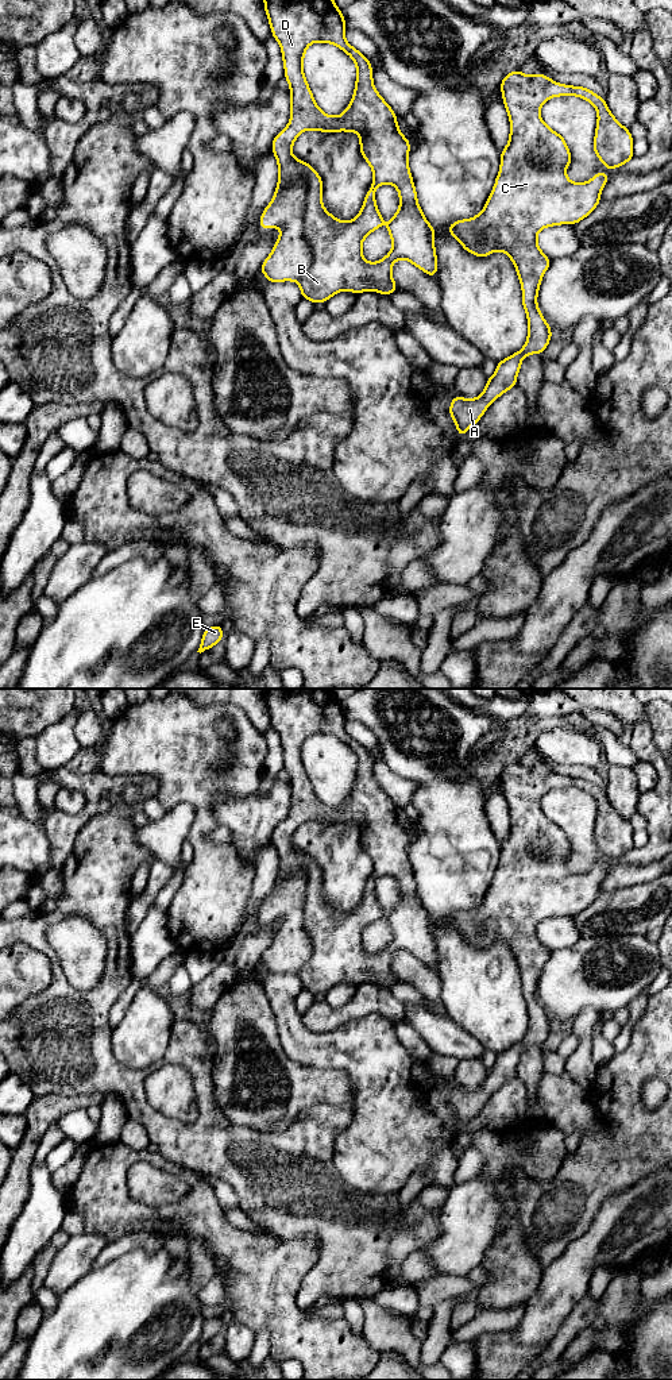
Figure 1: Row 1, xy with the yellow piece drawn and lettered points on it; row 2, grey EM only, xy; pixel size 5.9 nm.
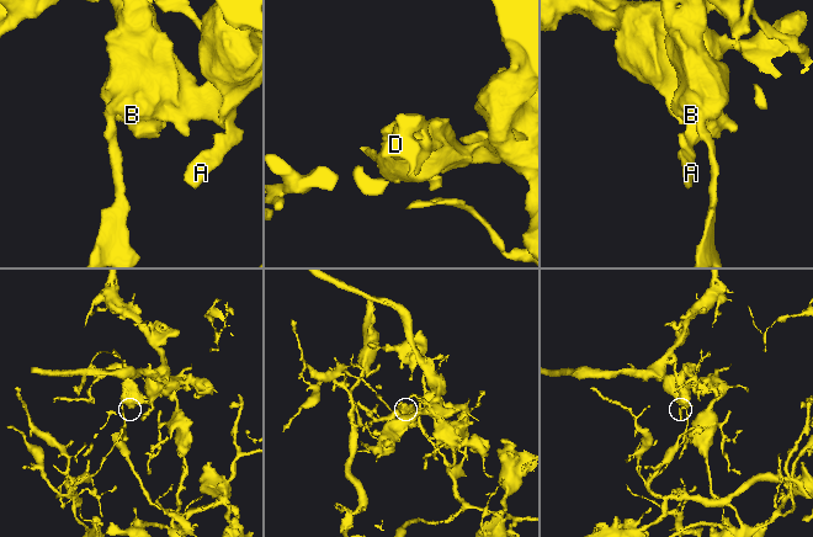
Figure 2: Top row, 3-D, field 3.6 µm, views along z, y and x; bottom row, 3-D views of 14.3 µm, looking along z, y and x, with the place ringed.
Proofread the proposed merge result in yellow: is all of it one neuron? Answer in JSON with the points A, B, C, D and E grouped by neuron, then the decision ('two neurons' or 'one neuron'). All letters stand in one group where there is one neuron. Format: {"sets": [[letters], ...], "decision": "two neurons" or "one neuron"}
{"sets": [["A", "B", "C", "D"], ["E"]], "decision": "two neurons"}

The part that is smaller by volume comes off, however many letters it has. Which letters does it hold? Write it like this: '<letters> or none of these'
A, B, C, D

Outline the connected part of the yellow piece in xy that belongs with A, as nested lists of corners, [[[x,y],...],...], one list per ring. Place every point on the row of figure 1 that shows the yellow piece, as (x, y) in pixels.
[[[520,69],[505,76],[499,86],[510,119],[510,138],[501,153],[495,185],[479,215],[457,220],[447,231],[474,255],[483,258],[498,250],[510,257],[522,286],[529,332],[518,352],[497,363],[479,397],[451,400],[449,415],[459,437],[480,420],[495,398],[515,386],[522,359],[541,354],[552,338],[551,327],[537,307],[538,288],[551,265],[537,246],[538,231],[583,220],[599,204],[600,190],[609,181],[602,171],[587,182],[568,180],[569,149],[564,138],[542,122],[541,105],[552,97],[569,95],[590,101],[598,112],[595,155],[607,169],[617,169],[634,158],[630,131],[592,90],[563,85],[540,73],[526,76]]]

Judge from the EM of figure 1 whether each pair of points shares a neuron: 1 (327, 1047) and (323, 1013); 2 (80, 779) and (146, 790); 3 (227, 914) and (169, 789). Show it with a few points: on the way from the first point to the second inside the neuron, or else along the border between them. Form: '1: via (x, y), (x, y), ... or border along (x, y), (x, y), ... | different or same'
1: border along (301, 1016), (315, 1030), (332, 1030), (355, 1020) | different
2: via (96, 786), (99, 789), (130, 789) | same
3: via (216, 879), (215, 866), (199, 840), (201, 808) | same

